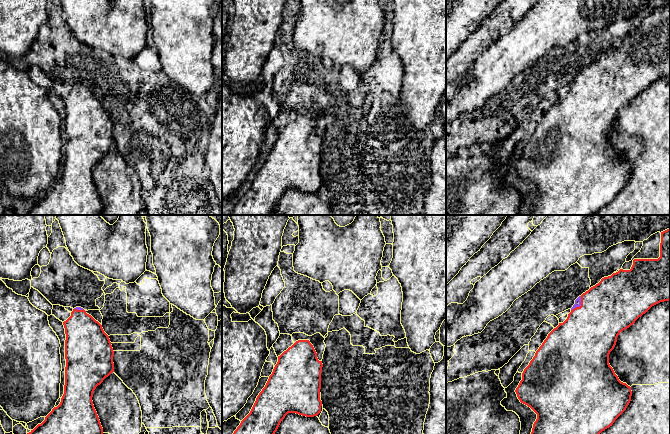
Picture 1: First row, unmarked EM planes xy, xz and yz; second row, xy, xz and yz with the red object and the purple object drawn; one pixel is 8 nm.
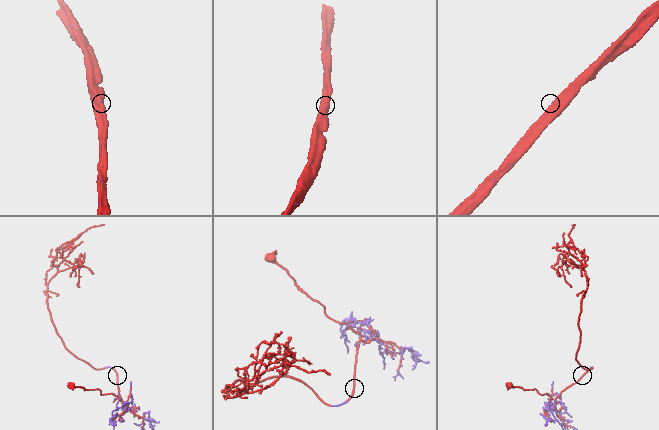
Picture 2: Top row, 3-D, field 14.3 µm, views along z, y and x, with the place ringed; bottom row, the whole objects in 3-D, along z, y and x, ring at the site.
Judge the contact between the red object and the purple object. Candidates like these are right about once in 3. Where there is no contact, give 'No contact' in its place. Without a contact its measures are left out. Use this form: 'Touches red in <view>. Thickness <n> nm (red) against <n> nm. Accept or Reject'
Touches red in yz. Thickness 440 nm (red) against 50 nm. Accept

